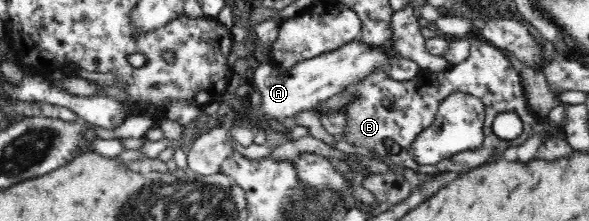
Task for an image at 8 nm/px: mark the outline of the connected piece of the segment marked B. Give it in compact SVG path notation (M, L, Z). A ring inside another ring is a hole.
M475 38L471 44L469 56L462 62L453 65L453 68L447 72L422 69L413 80L407 80L403 84L389 80L387 78L389 74L391 74L389 70L379 70L379 72L371 74L367 80L361 80L359 84L352 87L355 90L355 100L349 106L339 108L343 109L345 114L349 116L347 134L341 139L352 147L373 148L375 152L381 153L381 156L390 157L391 161L407 169L413 169L427 175L455 172L459 176L488 164L487 162L491 163L493 158L503 158L505 156L503 150L513 148L513 146L517 148L527 142L531 136L543 136L544 140L545 137L549 136L564 137L565 135L565 122L557 123L547 116L539 117L529 107L519 71L510 63L505 53L486 41ZM455 93L475 96L484 104L484 113L487 116L484 119L483 144L477 150L455 154L447 160L441 160L439 164L420 165L409 154L409 147L423 130L431 126L441 102ZM383 98L391 98L395 102L397 110L393 114L381 108ZM507 111L517 113L523 121L523 134L517 140L501 140L492 131L492 120L497 114Z

